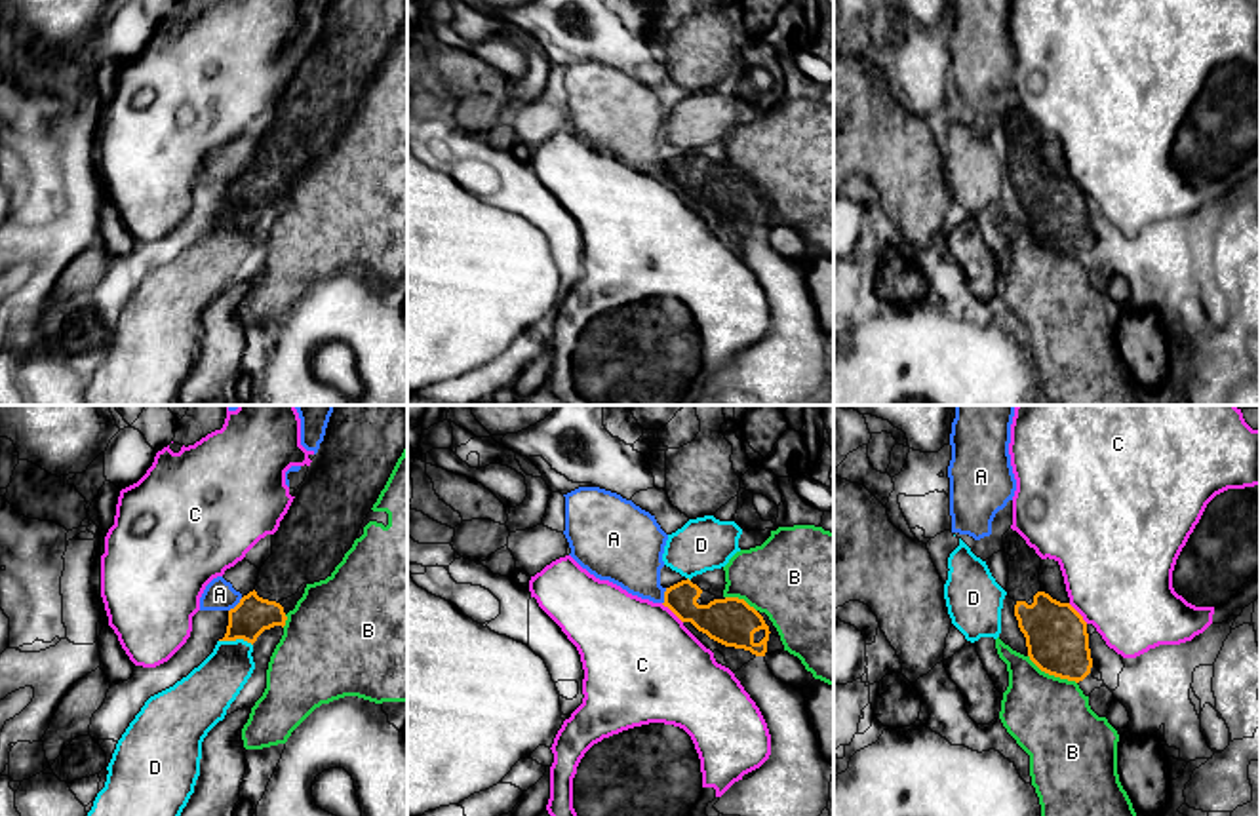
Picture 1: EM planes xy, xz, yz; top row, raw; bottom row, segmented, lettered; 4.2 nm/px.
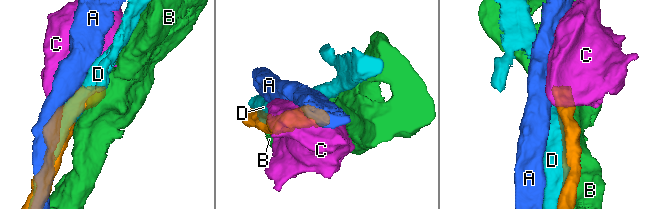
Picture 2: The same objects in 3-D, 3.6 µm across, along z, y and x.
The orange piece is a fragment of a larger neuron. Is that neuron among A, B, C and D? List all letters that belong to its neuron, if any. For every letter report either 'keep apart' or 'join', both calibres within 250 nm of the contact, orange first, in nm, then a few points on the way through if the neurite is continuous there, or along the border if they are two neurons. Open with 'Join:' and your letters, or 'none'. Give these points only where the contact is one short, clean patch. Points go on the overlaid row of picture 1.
Join: none
A: keep apart; 160 nm thick on the orange side, 130 nm on the other; border along xy (242, 598), (229, 611)
B: keep apart; 260 nm thick on the orange side, 340 nm on the other
C: keep apart; 200 nm thick on the orange side, 480 nm on the other
D: keep apart; 160 nm thick on the orange side, 220 nm on the other

